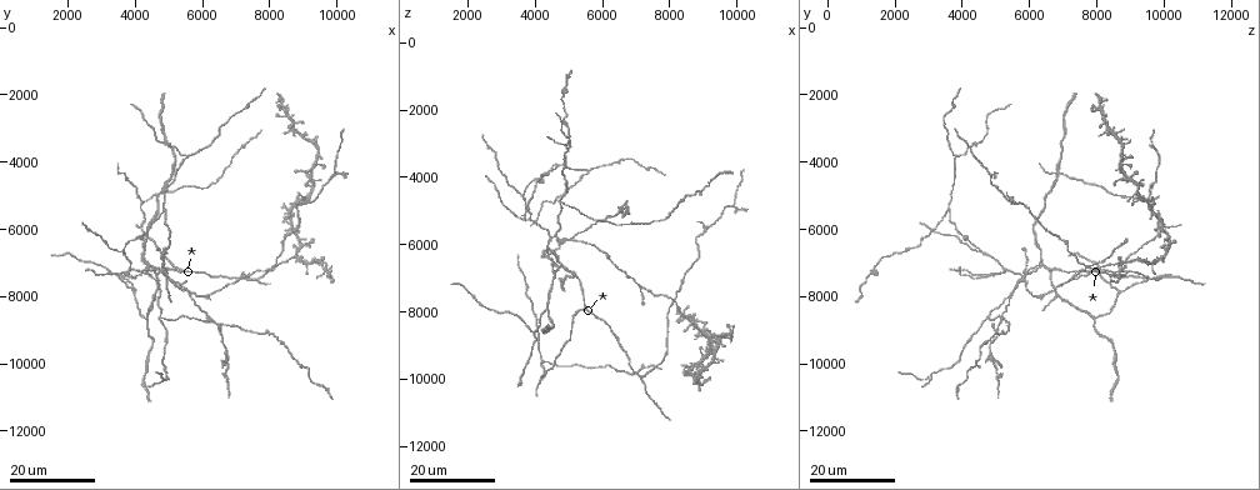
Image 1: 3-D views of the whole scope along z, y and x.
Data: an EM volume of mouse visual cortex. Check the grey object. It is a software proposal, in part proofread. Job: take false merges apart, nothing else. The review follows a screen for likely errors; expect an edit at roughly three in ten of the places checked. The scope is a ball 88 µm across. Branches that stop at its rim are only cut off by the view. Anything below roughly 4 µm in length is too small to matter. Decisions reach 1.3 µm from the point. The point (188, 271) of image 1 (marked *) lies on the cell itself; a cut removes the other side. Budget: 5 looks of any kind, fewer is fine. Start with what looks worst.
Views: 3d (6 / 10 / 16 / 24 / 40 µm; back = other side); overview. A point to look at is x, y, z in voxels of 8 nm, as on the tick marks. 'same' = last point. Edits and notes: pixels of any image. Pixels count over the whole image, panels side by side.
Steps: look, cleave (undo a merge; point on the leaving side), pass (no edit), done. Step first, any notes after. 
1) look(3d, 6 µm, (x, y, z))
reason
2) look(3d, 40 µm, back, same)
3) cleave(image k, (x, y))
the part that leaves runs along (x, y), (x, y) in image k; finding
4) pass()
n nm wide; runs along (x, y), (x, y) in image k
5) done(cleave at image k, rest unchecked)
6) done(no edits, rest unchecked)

look(3d, 24 µm, (7200, 7400, 10000))
side arm on a straight run

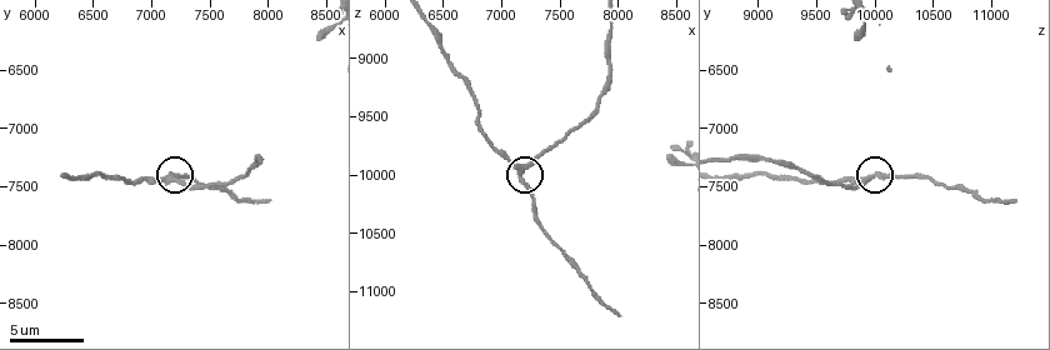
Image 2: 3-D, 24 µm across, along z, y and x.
look(3d, 6 µm, (7180, 7400, 10000))

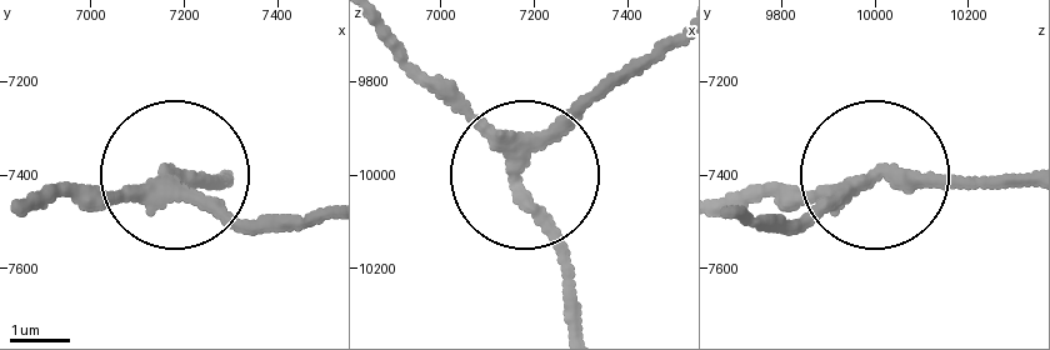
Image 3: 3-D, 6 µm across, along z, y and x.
look(3d, 6 µm, back, (7170, 7400, 10000))

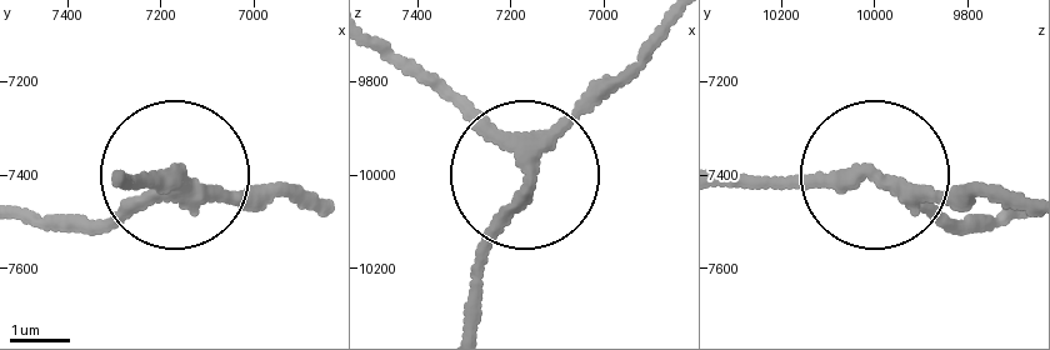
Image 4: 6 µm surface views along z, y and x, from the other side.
pass()
220 nm wide; runs along (321, 204), (123, 175) in image 4; all the same cell

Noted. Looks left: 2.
look(3d, 24 µm, (3700, 6600, 4500))
arms part here

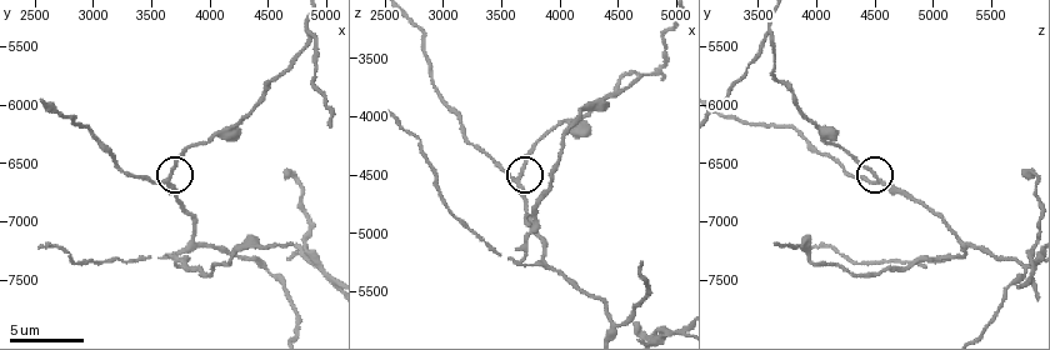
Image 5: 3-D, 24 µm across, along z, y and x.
look(3d, 6 µm, (3620, 6620, 4540))

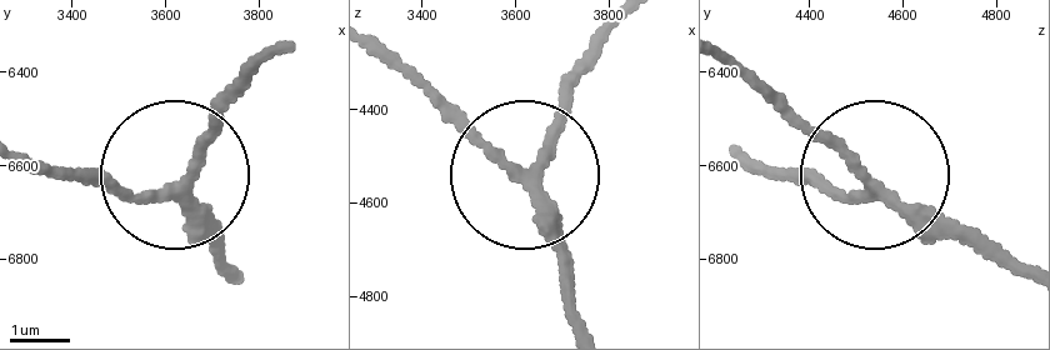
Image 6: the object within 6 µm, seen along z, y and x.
pass()
side arm 21 µm; runs along (225, 280), (185, 195), (71, 180) in image 6; one cell here

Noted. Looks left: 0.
done(no edits, rest unchecked)

